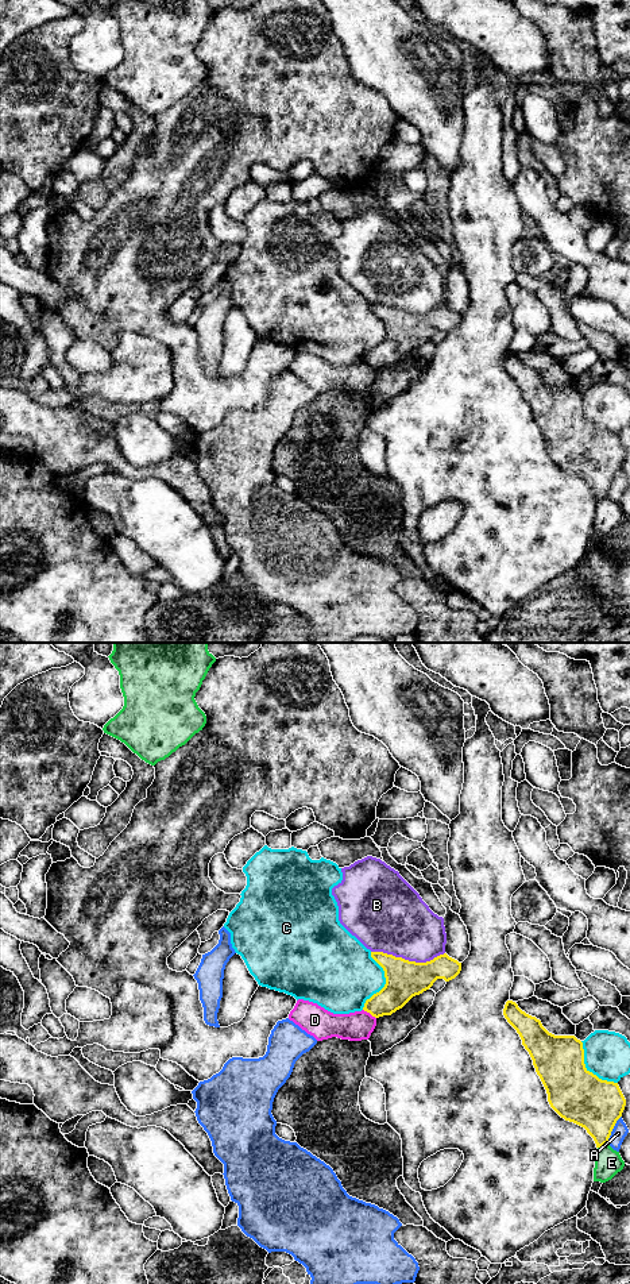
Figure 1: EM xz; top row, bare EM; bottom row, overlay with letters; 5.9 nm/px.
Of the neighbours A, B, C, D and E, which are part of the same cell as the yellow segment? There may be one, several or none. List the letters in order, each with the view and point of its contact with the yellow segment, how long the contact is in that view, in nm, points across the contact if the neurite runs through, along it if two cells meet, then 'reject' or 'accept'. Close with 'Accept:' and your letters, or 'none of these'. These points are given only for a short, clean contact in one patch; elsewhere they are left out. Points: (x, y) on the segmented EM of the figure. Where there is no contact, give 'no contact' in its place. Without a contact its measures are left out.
A: xz (613, 1128) | 180 nm | reject
B: xz (408, 960) | 440 nm | reject
C: xz (386, 982) | 340 nm | reject
D: xz (370, 1013) | 100 nm | along xz (363, 1009), (375, 1018) | reject
E: xz (602, 1145) | 80 nm | reject
Accept: none of these

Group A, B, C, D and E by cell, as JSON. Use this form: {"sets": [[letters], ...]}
{"sets": [["A"], ["B"], ["C"], ["D"], ["E"]]}

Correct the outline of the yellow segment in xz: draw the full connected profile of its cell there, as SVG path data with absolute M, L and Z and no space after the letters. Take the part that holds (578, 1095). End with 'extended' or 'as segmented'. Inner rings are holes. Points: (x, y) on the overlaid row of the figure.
M513 1000L506 1002L503 1015L529 1052L550 1107L584 1127L596 1148L607 1144L626 1106L618 1083L602 1080L585 1068L583 1042L575 1036L549 1033Z | as segmented

